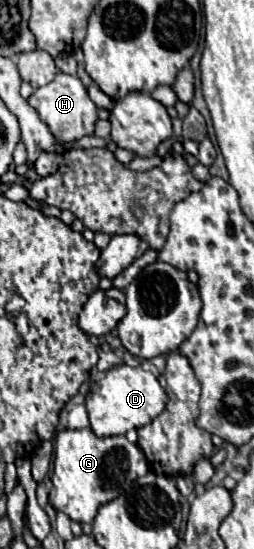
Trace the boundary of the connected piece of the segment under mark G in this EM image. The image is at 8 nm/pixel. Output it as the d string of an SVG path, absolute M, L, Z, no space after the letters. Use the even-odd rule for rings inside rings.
M90 428L60 430L54 440L54 470L50 504L76 522L92 522L98 508L118 498L136 478L148 472L148 462L140 446L126 436L96 436Z

